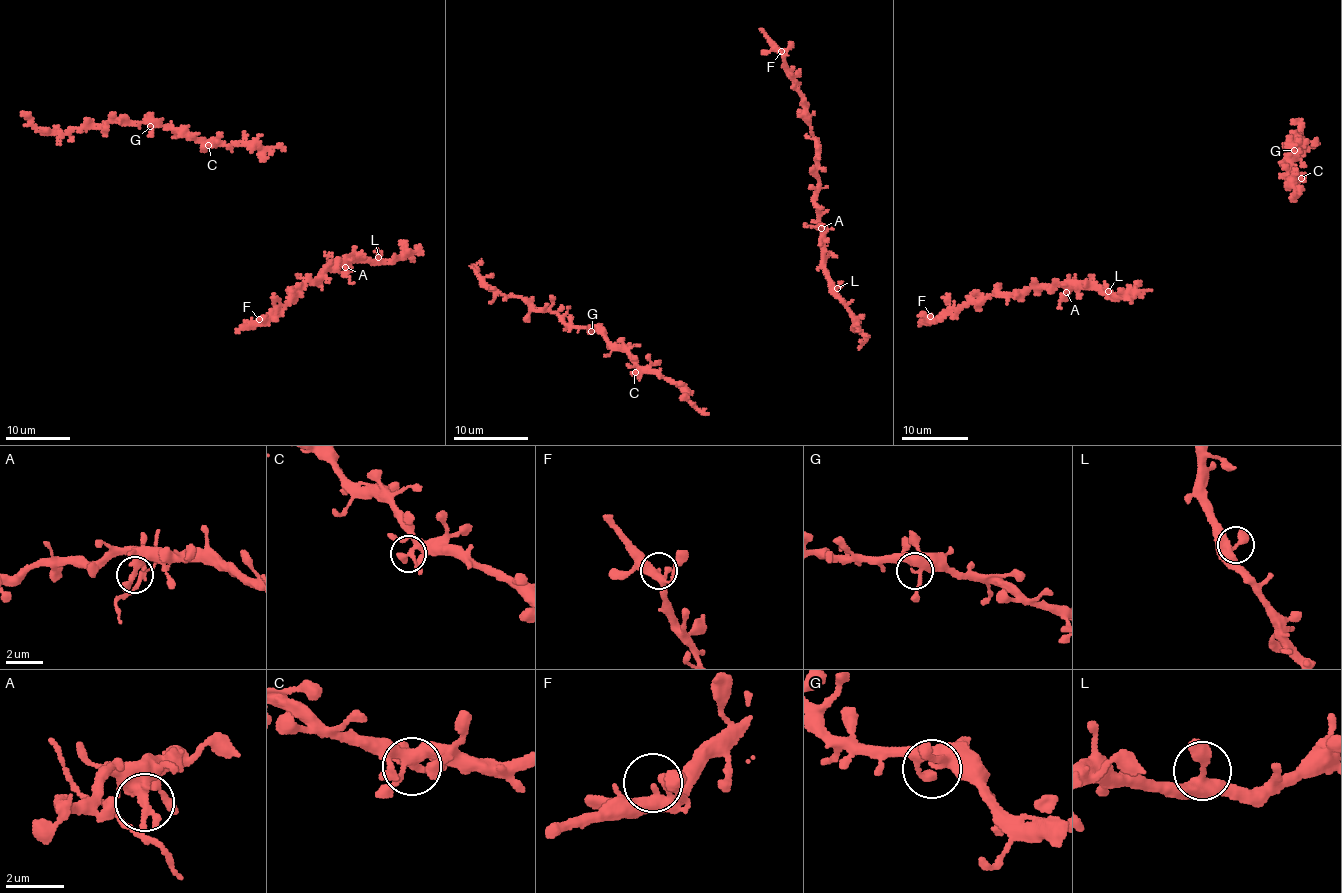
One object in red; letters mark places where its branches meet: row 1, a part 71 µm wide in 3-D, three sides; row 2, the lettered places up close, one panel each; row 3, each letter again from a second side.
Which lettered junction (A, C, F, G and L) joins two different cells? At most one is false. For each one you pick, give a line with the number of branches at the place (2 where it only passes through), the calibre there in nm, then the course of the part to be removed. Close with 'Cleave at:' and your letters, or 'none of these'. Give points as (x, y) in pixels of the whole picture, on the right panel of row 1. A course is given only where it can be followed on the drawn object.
A: Branches: 4. Thickness 280 nm. Course of the part to remove: (1066, 291), (1065, 296), (1072, 290), (1075, 275)
Cleave at: A

